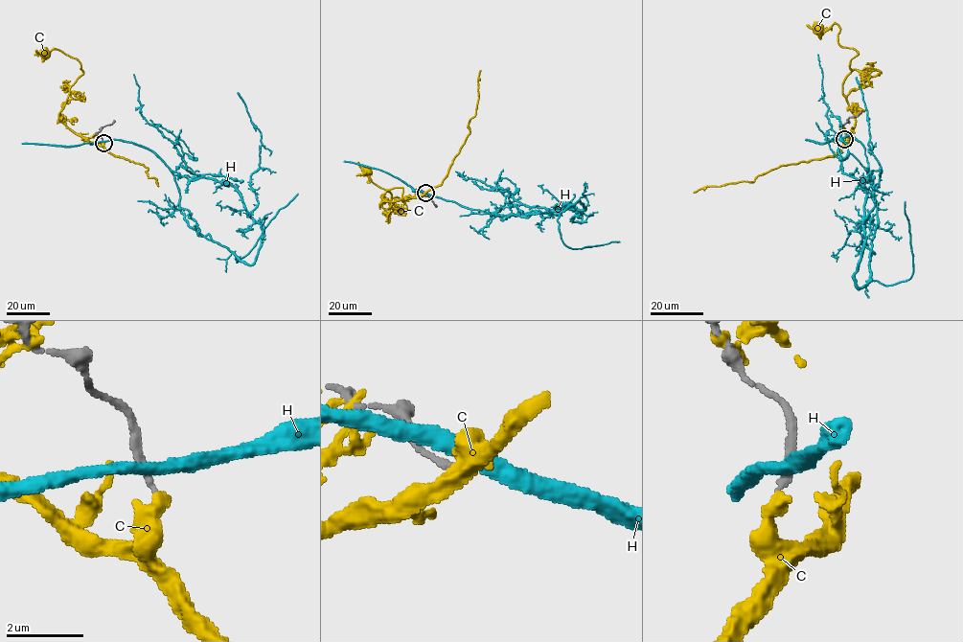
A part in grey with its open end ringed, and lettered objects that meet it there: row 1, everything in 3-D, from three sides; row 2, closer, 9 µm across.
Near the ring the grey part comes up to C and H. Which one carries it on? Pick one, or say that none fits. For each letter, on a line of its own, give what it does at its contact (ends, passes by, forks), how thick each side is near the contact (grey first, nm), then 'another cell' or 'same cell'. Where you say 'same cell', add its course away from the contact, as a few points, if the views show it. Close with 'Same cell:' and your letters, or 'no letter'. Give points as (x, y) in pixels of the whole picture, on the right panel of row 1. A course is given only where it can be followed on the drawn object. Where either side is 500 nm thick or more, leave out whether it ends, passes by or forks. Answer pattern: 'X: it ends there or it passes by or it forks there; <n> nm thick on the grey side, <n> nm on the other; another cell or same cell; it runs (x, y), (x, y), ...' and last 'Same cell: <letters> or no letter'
C: it ends there; 200 nm thick on the grey side, 380 nm on the other; another cell
H: it passes by; 240 nm thick on the grey side, 360 nm on the other; another cell
Same cell: no letter

